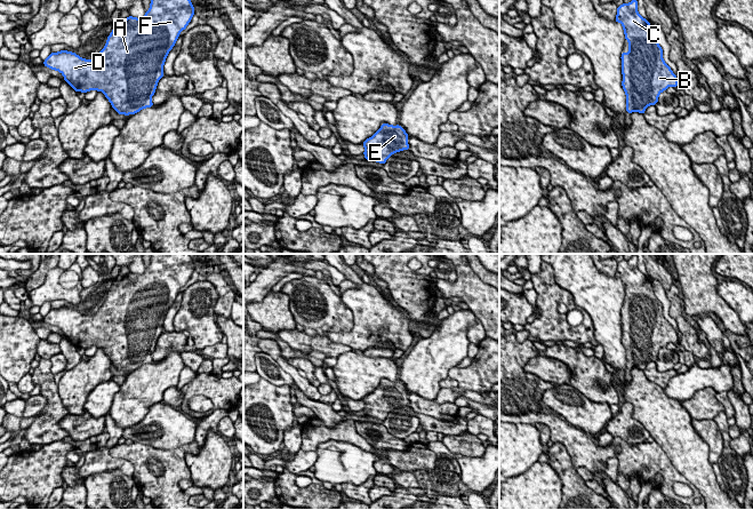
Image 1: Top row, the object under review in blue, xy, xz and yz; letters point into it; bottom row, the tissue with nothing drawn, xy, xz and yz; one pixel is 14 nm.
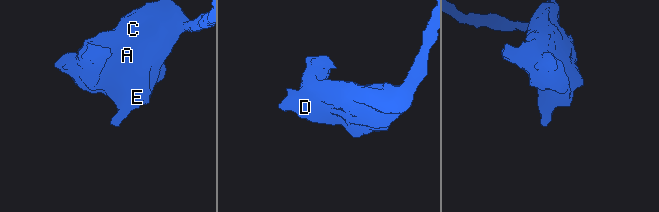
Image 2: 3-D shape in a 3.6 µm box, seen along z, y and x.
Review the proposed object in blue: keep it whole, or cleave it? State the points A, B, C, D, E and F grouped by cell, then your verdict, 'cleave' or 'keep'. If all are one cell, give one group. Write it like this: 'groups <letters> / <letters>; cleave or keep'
groups A B C D E F; keep

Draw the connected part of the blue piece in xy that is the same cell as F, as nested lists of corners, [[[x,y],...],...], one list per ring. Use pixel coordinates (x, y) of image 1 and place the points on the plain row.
[[[151,254],[150,265],[145,268],[145,272],[128,272],[121,280],[117,279],[104,304],[94,316],[61,306],[51,309],[43,317],[43,321],[61,328],[77,349],[103,348],[118,370],[135,370],[153,362],[151,353],[163,333],[166,314],[193,271],[194,263],[190,254]]]

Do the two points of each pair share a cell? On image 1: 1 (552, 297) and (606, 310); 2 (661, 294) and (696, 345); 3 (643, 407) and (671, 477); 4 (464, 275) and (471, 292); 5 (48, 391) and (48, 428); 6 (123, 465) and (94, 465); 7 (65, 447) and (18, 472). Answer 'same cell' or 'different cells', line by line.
1: different cells
2: different cells
3: different cells
4: same cell
5: same cell
6: same cell
7: same cell

